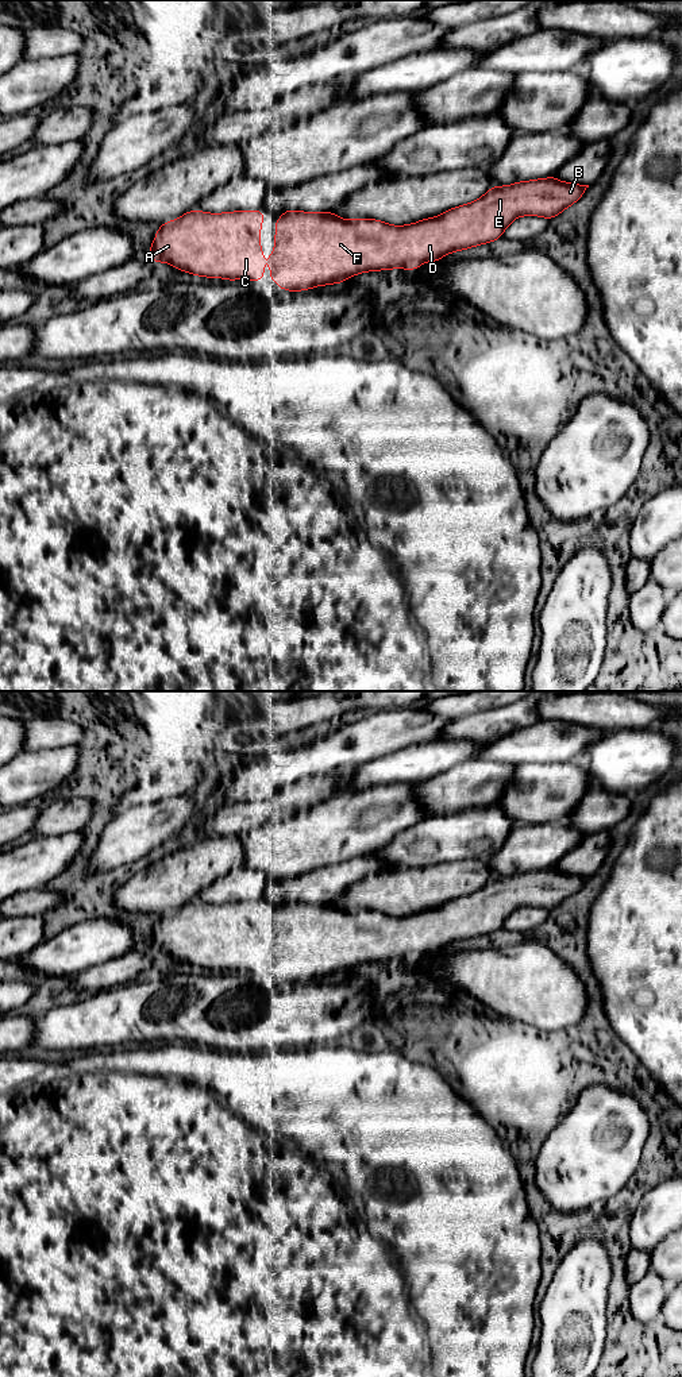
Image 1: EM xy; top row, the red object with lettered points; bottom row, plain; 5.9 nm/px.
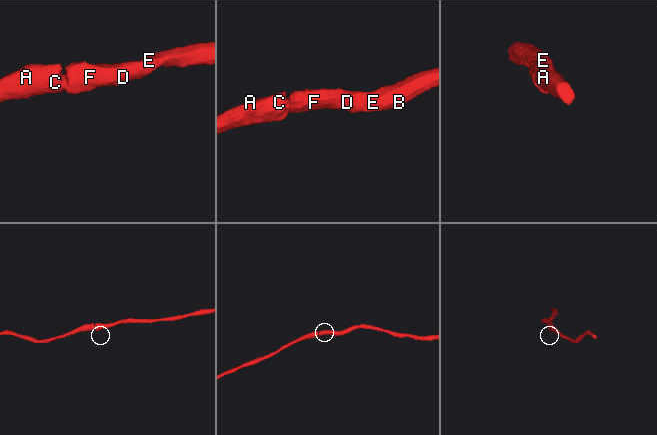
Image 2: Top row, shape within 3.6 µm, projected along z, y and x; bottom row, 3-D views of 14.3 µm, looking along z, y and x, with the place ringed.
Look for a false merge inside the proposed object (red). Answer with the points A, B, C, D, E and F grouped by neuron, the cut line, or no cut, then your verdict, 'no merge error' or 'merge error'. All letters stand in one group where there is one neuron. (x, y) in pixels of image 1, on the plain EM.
groups A B C D E F; cut none; no merge error

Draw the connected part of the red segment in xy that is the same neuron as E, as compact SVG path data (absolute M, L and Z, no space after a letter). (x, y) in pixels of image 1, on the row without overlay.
M550 869L494 878L481 890L408 917L346 911L331 903L285 902L276 911L270 969L280 980L342 975L365 963L408 960L490 934L520 907L552 910L589 876Z

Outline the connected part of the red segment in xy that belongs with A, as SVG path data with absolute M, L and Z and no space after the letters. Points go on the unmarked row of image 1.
M193 900L159 918L150 948L200 968L261 972L262 913L261 902L207 904Z

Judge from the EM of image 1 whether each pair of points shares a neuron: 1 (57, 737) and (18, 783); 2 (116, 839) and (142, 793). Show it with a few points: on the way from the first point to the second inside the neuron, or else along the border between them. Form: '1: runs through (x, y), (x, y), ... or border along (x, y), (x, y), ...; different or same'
1: border along (76, 744), (23, 751); different
2: border along (157, 799), (149, 803), (131, 805), (112, 817); different

